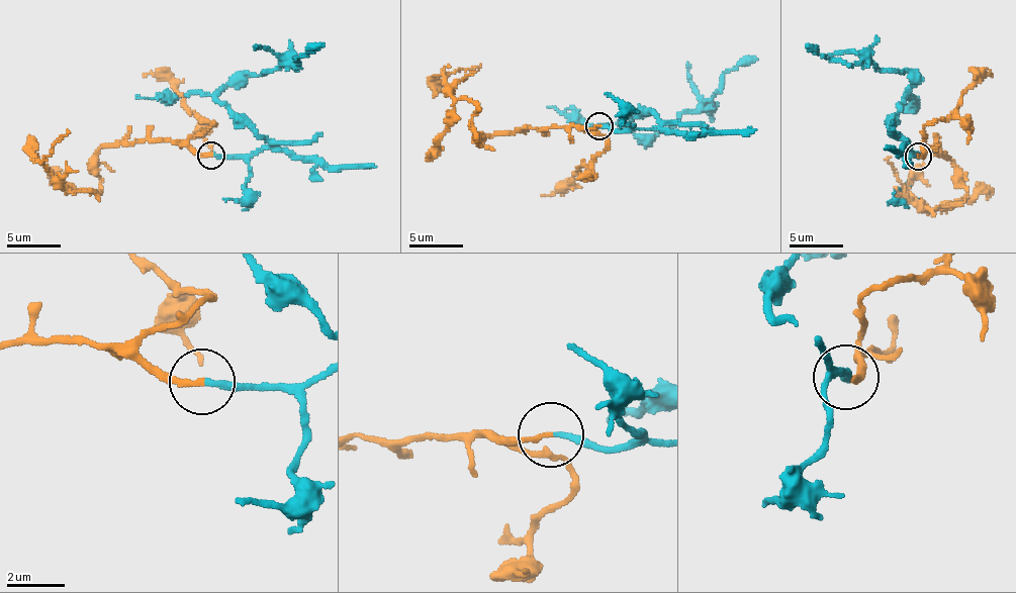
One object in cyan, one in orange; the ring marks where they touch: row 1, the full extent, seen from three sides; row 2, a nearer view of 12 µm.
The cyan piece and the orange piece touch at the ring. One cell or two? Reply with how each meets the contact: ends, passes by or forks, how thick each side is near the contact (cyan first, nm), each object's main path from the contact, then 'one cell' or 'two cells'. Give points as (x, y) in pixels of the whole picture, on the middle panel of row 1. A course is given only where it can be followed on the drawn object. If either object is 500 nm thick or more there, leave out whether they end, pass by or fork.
cyan ends | orange ends | 200/170 nm | cyan via (599, 125), (659, 126), (654, 112), (623, 122), (636, 134), (669, 129), (720, 88), (723, 75), (757, 60) | orange via (599, 125), (495, 132), (481, 136), (476, 145), (472, 125), (476, 106), (456, 99), (445, 75), (478, 70) | one cell

